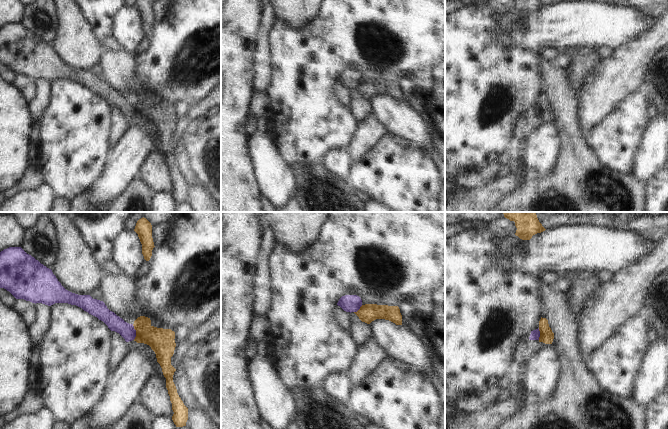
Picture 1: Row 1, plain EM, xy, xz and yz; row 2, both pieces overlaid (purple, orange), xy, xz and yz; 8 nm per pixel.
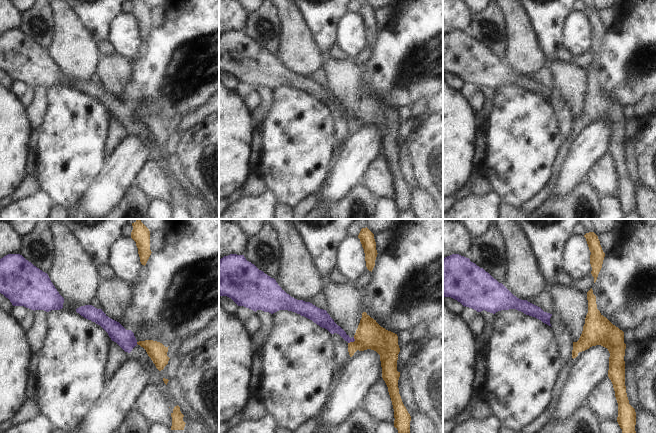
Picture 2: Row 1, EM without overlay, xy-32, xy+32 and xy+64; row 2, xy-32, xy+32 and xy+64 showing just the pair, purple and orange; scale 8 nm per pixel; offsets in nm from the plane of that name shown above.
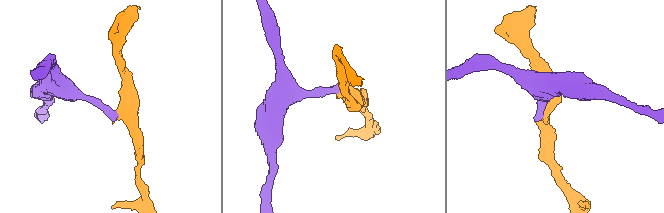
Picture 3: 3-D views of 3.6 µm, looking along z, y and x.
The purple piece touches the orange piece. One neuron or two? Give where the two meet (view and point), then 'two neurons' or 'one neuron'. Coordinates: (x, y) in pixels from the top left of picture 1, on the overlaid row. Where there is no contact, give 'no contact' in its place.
contact xy (135, 332); two neurons

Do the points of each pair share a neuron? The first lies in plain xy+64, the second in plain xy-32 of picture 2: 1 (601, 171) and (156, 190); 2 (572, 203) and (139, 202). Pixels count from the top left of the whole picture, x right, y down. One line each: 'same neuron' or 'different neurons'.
1: same neuron
2: same neuron

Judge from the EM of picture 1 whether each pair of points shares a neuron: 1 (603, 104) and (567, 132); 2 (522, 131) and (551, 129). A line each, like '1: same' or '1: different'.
1: different
2: different

